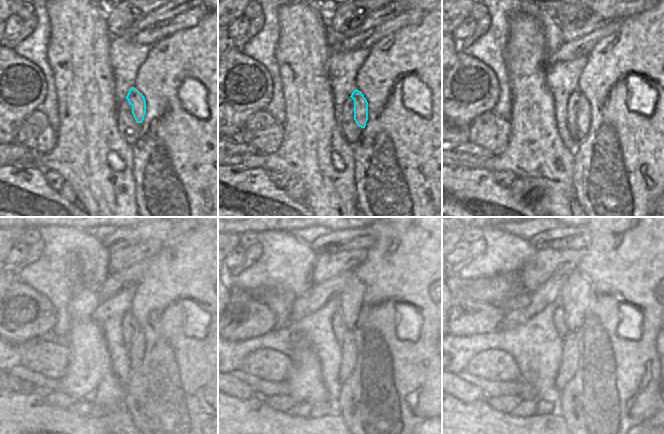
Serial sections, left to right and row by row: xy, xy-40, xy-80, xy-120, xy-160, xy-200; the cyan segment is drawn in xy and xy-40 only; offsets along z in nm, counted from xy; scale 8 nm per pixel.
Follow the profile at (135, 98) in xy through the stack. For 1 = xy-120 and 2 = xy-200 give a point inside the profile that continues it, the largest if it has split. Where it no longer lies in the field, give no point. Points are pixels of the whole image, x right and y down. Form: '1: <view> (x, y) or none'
1: xy-120 (136, 349)
2: xy-200 (570, 355)

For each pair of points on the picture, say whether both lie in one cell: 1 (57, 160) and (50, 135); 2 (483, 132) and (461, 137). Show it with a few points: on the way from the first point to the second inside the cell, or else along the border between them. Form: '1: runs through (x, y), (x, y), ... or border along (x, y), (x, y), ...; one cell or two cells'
1: border along (58, 133), (56, 143), (50, 150), (34, 153); two cells
2: border along (467, 127), (468, 140); two cells

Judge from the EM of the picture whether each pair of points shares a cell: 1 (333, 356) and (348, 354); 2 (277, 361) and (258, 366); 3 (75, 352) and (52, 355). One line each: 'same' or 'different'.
1: different
2: same
3: different

